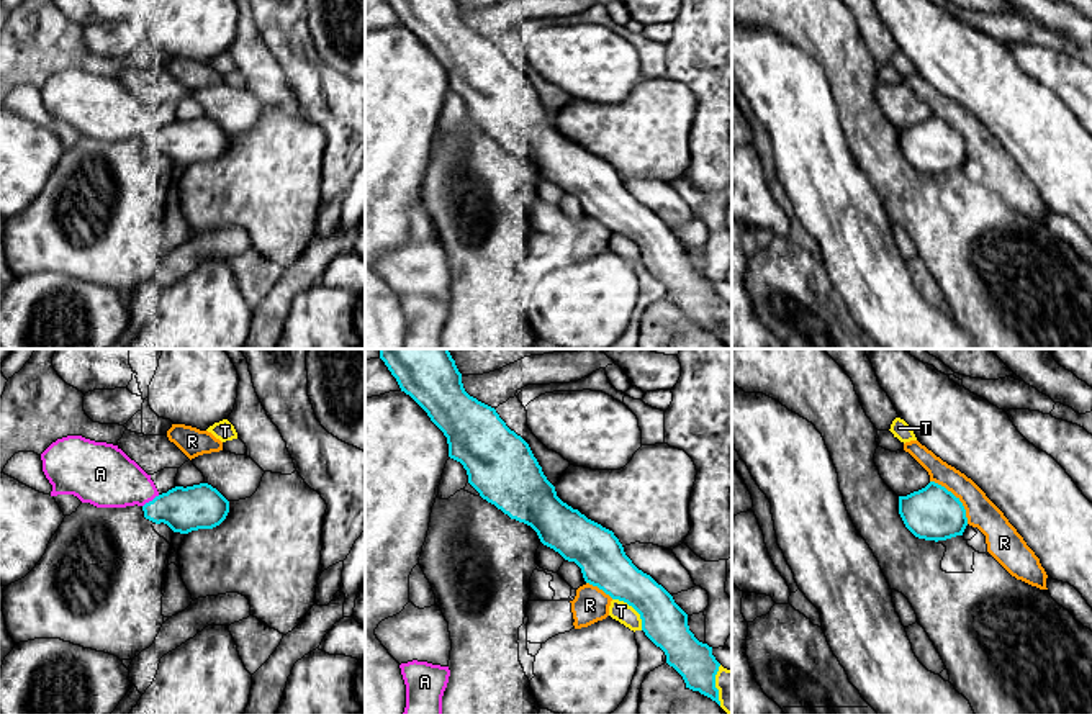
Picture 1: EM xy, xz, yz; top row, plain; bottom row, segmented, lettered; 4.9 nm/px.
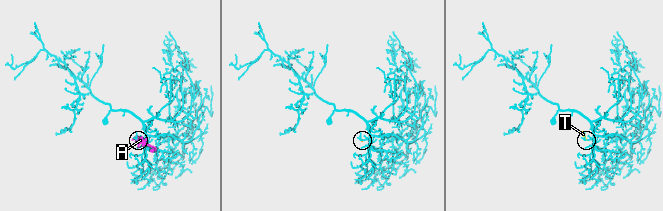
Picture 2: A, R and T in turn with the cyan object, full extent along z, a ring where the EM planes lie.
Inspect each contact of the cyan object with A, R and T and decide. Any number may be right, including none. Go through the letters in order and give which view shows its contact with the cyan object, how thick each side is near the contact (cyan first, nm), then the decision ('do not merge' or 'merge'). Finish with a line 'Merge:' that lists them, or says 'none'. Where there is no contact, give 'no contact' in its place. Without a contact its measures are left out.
A: xy | 220/280 nm | do not merge
R: yz | 260/150 nm | do not merge
T: xz | 220/100 nm | do not merge
Merge: none

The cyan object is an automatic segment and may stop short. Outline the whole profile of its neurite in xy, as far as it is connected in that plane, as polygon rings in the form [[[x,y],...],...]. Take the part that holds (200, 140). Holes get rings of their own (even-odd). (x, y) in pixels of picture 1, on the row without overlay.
[[[211,118],[175,120],[142,139],[144,151],[167,157],[174,165],[188,167],[219,159],[229,134]]]

